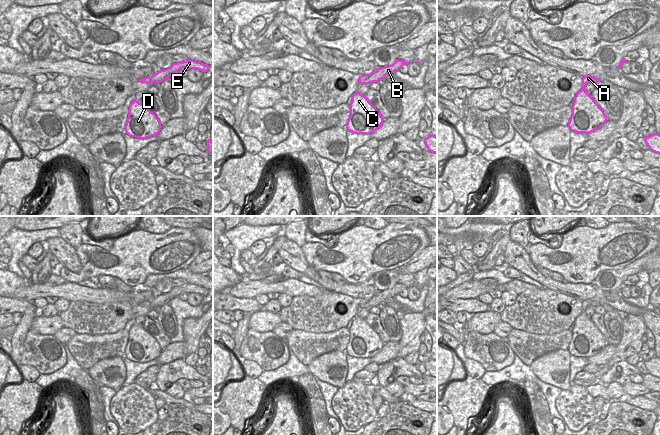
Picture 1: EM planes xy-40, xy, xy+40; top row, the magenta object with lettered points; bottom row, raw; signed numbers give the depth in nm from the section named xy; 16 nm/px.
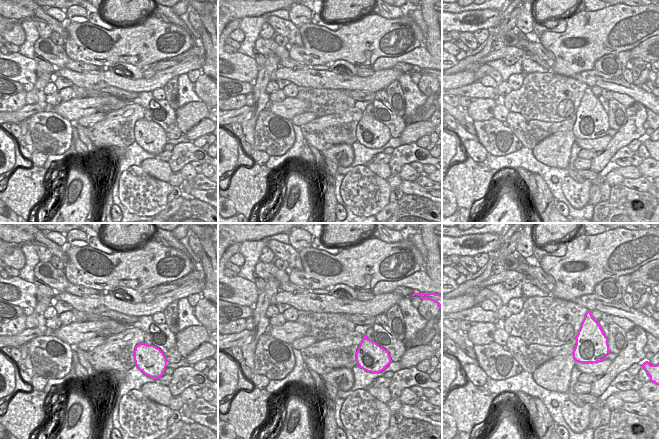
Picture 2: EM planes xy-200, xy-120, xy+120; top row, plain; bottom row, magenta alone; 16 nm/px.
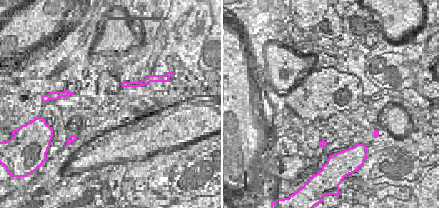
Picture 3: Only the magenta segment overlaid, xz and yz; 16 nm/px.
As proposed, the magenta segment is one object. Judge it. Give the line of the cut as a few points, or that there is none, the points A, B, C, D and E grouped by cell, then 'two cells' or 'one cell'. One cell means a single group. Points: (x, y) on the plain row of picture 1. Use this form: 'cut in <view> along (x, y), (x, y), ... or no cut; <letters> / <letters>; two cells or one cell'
cut in xy along (365, 298), (372, 306); A C D / B E; two cells

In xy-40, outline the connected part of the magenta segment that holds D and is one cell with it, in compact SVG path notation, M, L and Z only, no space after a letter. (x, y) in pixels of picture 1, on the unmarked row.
M136 323L129 330L125 356L135 362L146 363L157 359L162 349L157 340Z

